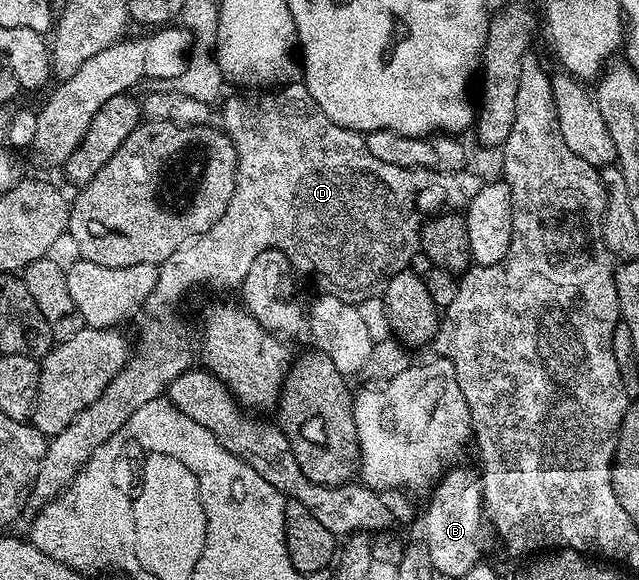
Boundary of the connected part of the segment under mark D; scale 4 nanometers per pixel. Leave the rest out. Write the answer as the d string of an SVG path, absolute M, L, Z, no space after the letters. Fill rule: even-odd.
M304 82L286 83L280 90L273 89L268 93L237 94L241 95L224 100L226 103L220 120L237 154L237 176L231 201L223 217L219 217L219 221L215 221L207 233L195 235L179 245L179 249L175 249L175 253L171 253L171 257L158 266L155 289L149 295L148 306L161 311L162 319L146 333L141 348L138 351L136 348L135 354L113 378L111 385L103 389L100 397L87 405L87 409L83 409L83 413L79 413L79 417L75 417L75 421L63 429L63 433L52 436L46 442L39 473L27 500L30 508L44 508L50 499L56 499L83 470L95 449L117 433L127 423L127 417L135 413L135 409L148 407L153 399L162 398L168 392L171 381L190 370L192 363L189 362L195 359L194 348L193 351L189 348L188 337L177 331L177 323L172 319L173 306L188 291L196 287L240 288L247 277L247 269L251 269L251 261L270 247L282 251L298 272L310 275L324 294L354 305L377 299L384 295L387 281L391 281L395 273L406 270L411 257L419 253L421 225L426 218L446 209L468 207L471 201L475 201L475 193L479 193L483 185L483 179L472 175L469 169L425 171L422 167L400 167L379 161L379 157L374 157L371 149L367 149L364 134L335 125L335 121L331 121L331 117L317 107Z

